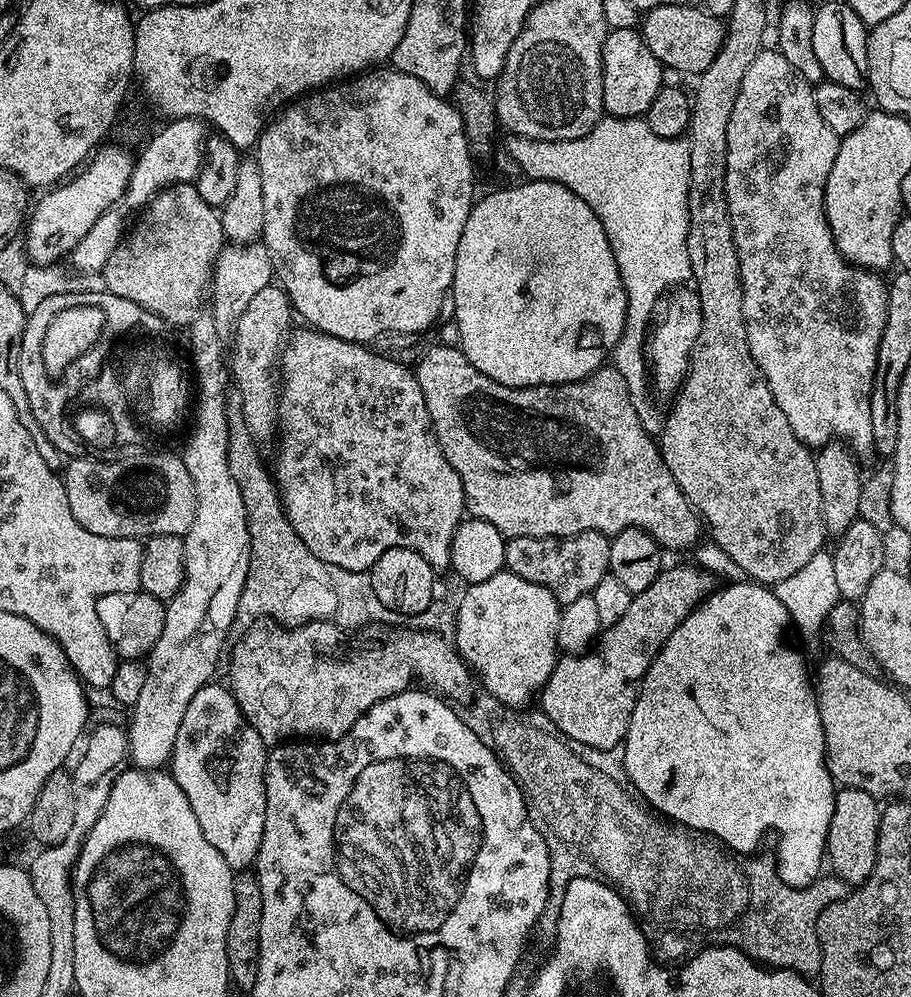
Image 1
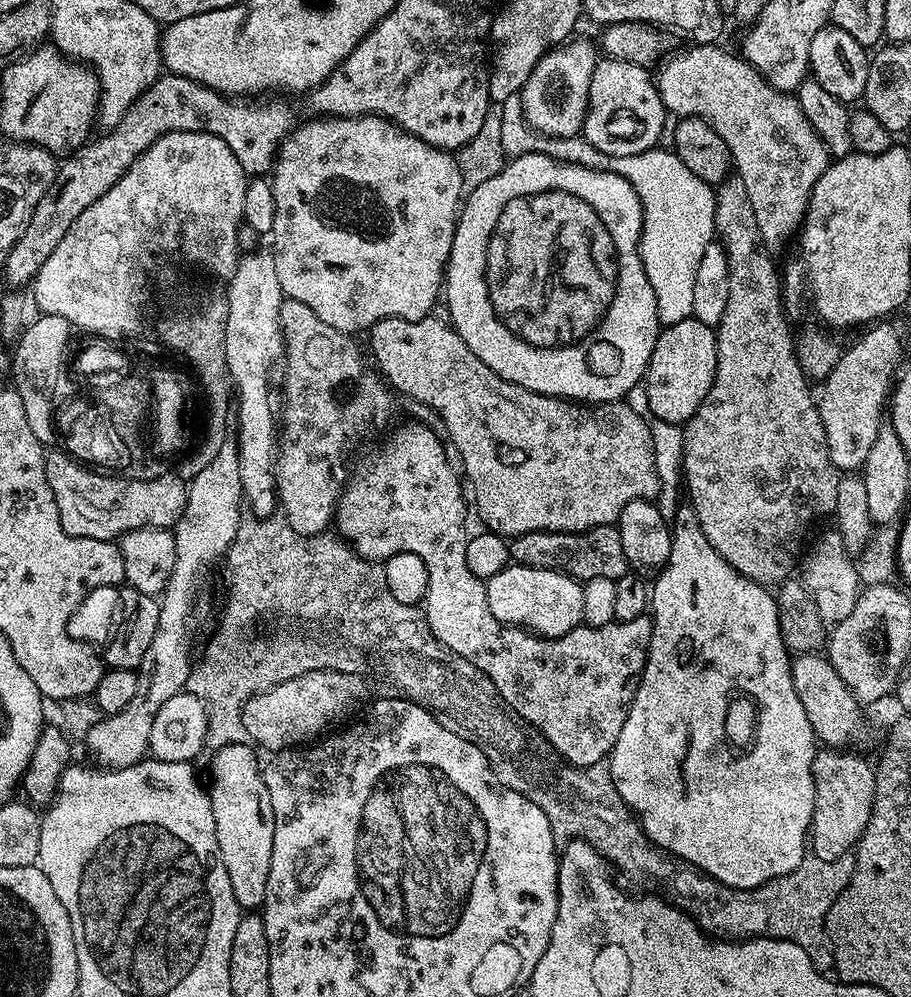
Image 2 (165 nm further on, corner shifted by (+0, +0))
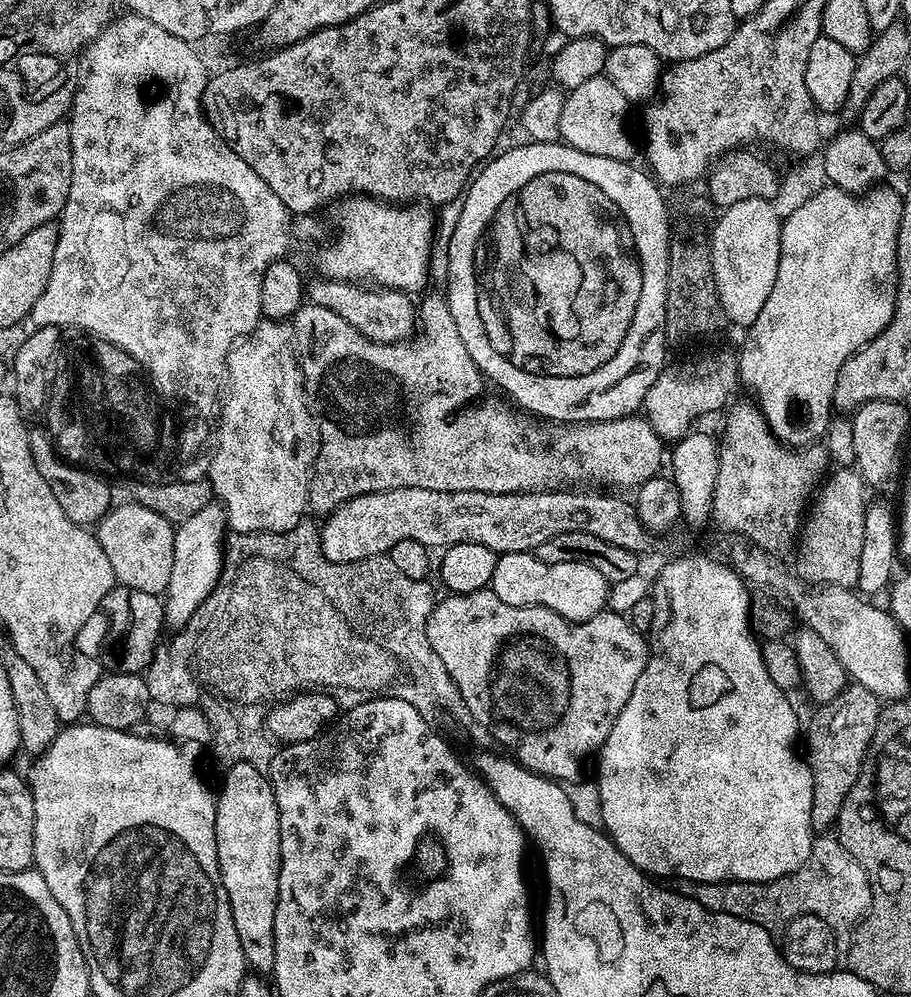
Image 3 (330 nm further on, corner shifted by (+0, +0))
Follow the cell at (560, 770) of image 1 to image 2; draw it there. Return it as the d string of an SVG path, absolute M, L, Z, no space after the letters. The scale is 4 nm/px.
M248 514L241 519L234 542L226 553L226 561L228 560L228 597L224 600L224 609L220 612L220 621L216 624L216 633L211 636L204 650L204 658L201 661L198 660L193 665L186 686L187 693L196 696L206 708L206 713L204 713L208 720L206 744L209 749L216 751L226 747L226 745L241 744L247 741L245 728L241 726L241 710L244 708L244 704L258 693L265 692L282 682L286 682L290 678L298 678L302 674L313 672L314 670L335 668L343 670L346 674L363 676L372 683L375 693L381 699L408 700L414 702L415 705L422 706L436 721L442 724L452 724L454 734L466 738L471 744L478 746L480 750L485 752L492 772L498 780L507 788L514 789L516 793L530 798L542 810L543 814L546 815L546 818L549 819L551 833L554 834L555 842L558 846L568 844L571 840L579 839L586 841L594 846L604 856L609 865L615 871L617 869L619 874L628 883L638 887L635 889L642 892L659 893L663 899L667 900L675 908L680 908L683 912L688 913L695 924L713 938L727 938L737 942L750 940L758 936L765 936L771 940L789 940L798 946L802 946L802 950L806 950L806 954L810 954L810 962L814 962L814 966L819 972L828 974L833 971L832 942L828 938L827 928L824 927L824 919L830 910L830 906L836 901L838 894L842 894L842 890L846 887L848 880L852 876L854 860L851 855L843 856L837 860L819 860L817 856L808 854L805 855L804 861L790 874L779 876L773 880L767 880L762 886L758 886L757 888L745 890L743 888L726 886L722 882L715 880L714 877L707 876L699 868L695 868L694 865L687 864L686 861L665 852L663 849L657 848L643 832L643 828L637 820L635 813L632 812L622 796L618 794L617 787L614 786L614 782L612 781L612 774L603 763L592 764L589 768L573 768L571 766L559 766L560 768L555 768L552 765L554 758L551 748L548 746L548 741L531 725L527 725L518 719L516 713L505 704L504 699L498 694L494 682L490 682L490 678L486 674L482 674L482 670L478 670L473 664L466 662L466 658L456 656L450 649L441 646L434 638L431 630L428 629L428 621L424 619L423 611L419 607L398 602L398 598L394 598L394 594L390 594L390 586L386 586L383 579L371 579L368 576L368 567L371 566L373 561L368 559L365 564L360 564L360 561L364 557L359 556L355 548L345 544L341 539L336 544L332 544L335 538L336 536L332 534L303 536L302 534L298 534L297 531L292 530L283 518L257 518L252 514Z

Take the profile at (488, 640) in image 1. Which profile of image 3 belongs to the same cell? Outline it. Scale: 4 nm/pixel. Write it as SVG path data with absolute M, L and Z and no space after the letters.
M506 552L496 557L490 590L510 606L537 604L562 614L567 620L589 620L605 611L610 581L594 566L582 562L547 564L530 552Z

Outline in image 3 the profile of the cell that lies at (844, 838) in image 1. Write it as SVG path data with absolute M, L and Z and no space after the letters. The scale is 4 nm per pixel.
M852 682L838 694L838 698L834 698L829 704L819 705L815 710L817 712L813 714L812 721L808 724L808 752L806 751L808 769L812 771L810 826L813 833L824 834L835 825L842 810L842 802L846 802L846 794L850 794L854 782L858 782L860 770L864 767L864 755L868 753L868 747L874 738L874 730L878 726L882 701L870 690Z

